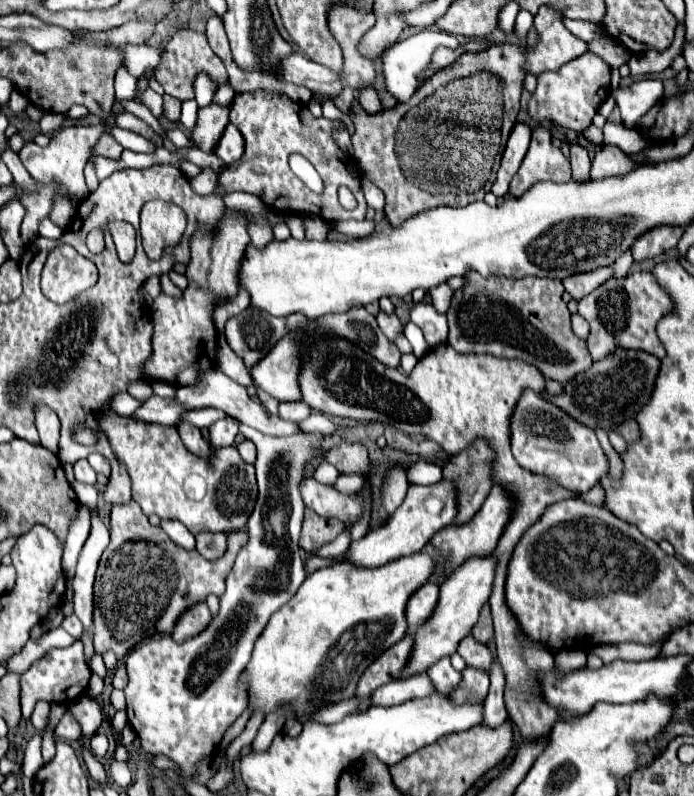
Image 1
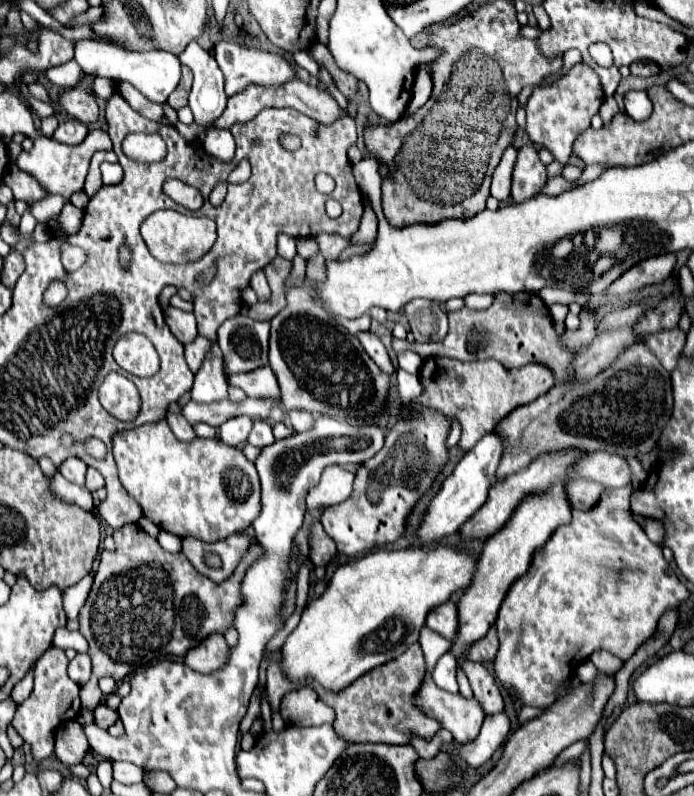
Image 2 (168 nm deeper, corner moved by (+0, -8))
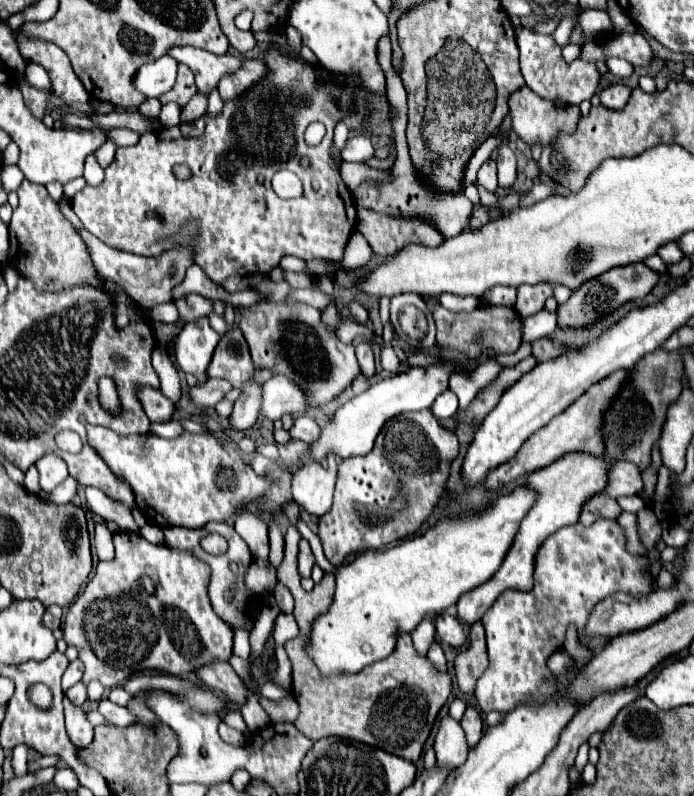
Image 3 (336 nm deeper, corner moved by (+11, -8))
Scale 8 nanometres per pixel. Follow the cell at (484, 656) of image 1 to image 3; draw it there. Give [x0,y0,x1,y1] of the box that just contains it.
[462,706,484,746]

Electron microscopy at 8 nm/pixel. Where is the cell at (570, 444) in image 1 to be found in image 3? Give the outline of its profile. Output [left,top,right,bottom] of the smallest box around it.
[606,460,644,498]

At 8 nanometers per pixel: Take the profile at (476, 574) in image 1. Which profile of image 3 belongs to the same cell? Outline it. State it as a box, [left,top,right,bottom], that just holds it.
[456,454,612,624]

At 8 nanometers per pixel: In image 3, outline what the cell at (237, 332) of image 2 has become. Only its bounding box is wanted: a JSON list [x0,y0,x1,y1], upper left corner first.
[208,326,254,388]

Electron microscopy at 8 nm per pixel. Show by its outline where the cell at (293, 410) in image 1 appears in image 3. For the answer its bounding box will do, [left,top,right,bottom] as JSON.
[290,414,320,444]

